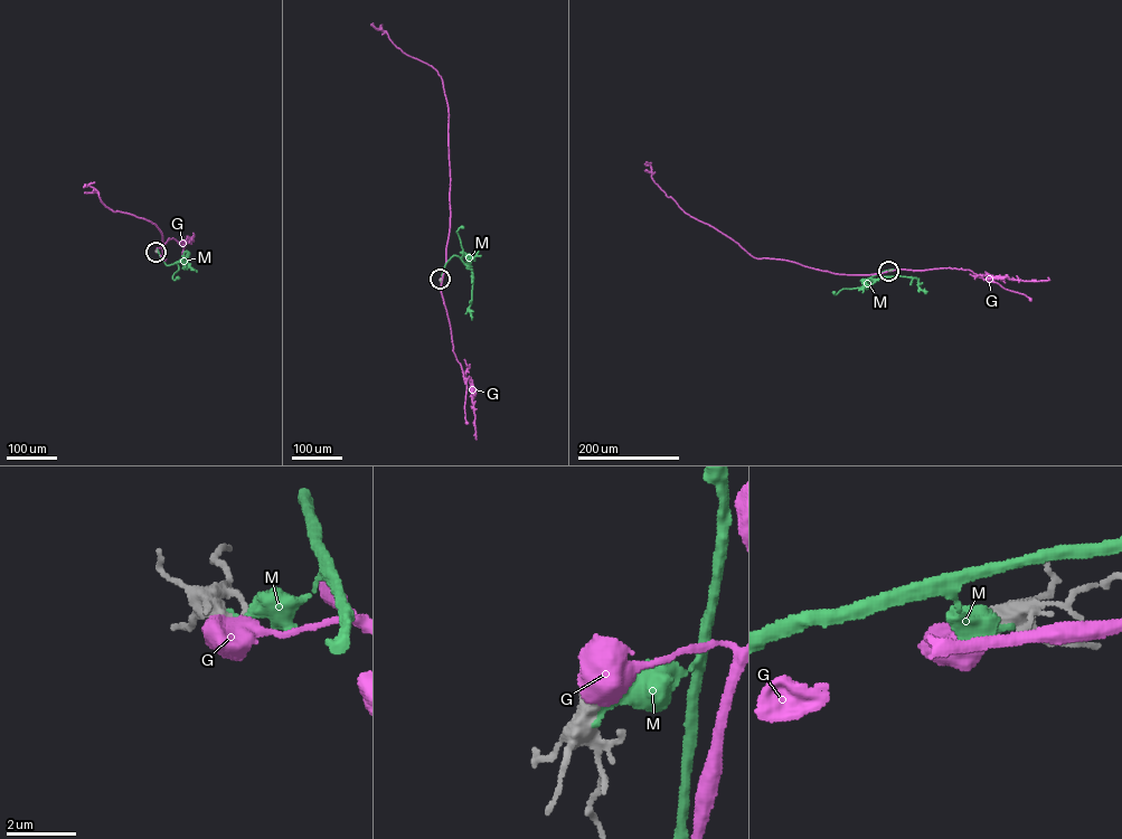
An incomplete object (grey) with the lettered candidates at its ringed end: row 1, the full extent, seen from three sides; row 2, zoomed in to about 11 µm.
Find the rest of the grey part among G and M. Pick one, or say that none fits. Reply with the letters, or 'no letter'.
no letter

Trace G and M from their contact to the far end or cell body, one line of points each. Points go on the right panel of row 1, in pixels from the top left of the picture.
G: (889, 271), (969, 270), (1030, 300)
M: (889, 271), (871, 276), (861, 288), (833, 292)

